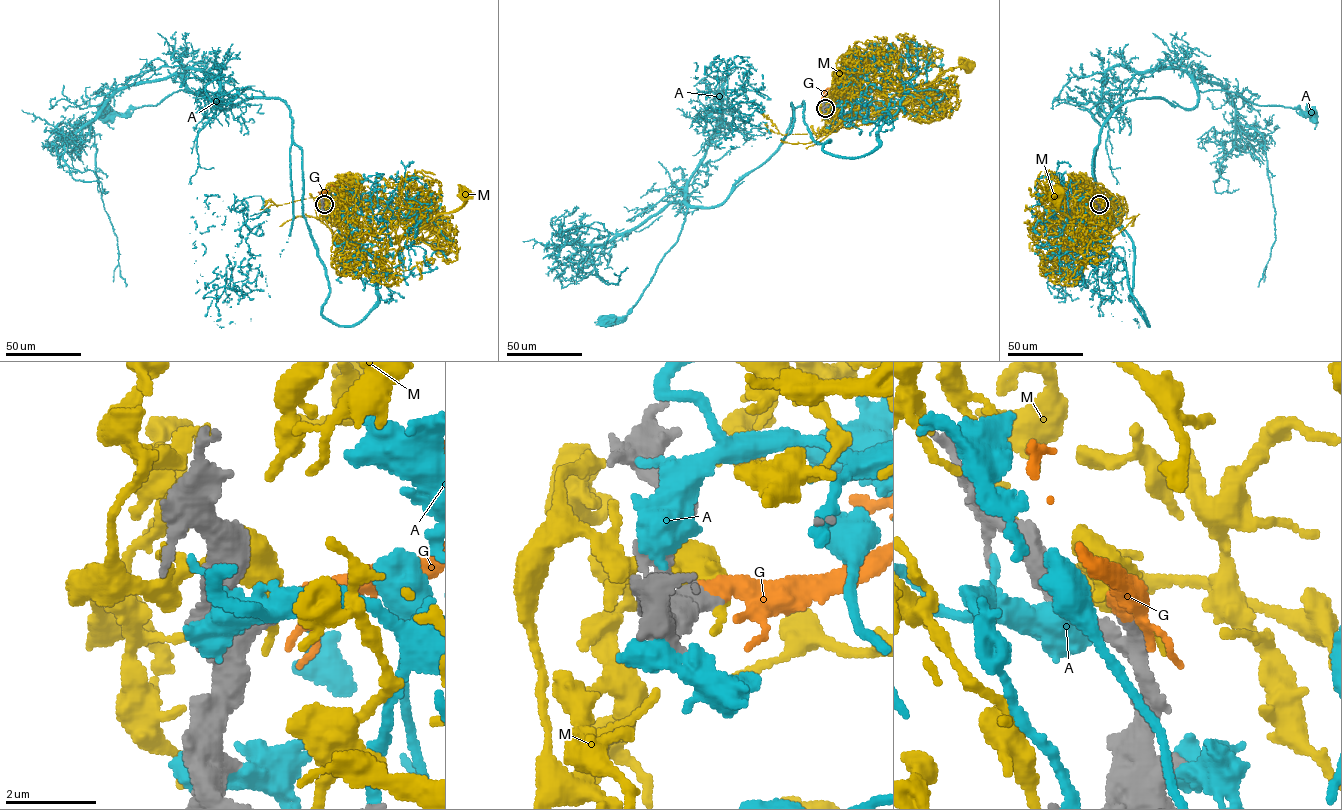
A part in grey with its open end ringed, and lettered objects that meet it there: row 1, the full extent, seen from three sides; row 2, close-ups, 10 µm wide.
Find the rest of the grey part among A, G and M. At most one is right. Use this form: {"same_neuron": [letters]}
{"same_neuron": ["G"]}

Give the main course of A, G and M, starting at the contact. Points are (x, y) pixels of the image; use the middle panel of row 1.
A: (823, 106), (859, 108), (878, 145), (828, 154), (803, 102), (724, 201), (688, 208), (640, 299), (606, 323)
G: (824, 108), (838, 102), (833, 91), (821, 99), (818, 114)
M: (825, 108), (820, 106), (819, 113), (830, 118), (870, 117), (890, 103), (911, 102), (944, 72), (969, 65)

